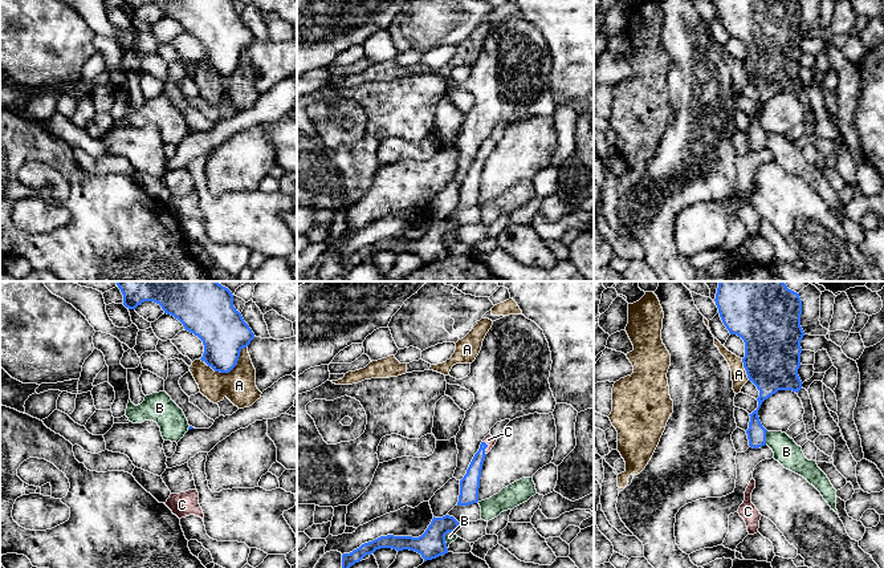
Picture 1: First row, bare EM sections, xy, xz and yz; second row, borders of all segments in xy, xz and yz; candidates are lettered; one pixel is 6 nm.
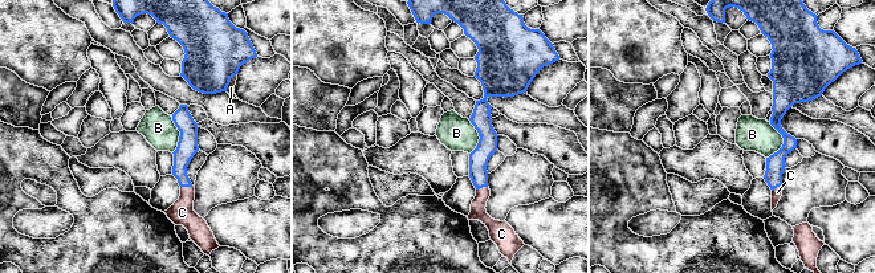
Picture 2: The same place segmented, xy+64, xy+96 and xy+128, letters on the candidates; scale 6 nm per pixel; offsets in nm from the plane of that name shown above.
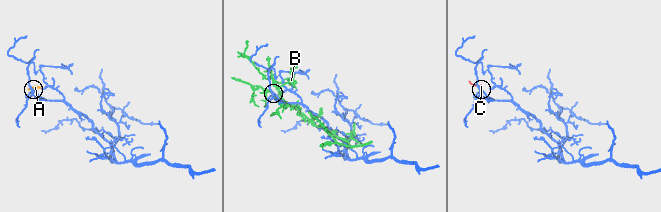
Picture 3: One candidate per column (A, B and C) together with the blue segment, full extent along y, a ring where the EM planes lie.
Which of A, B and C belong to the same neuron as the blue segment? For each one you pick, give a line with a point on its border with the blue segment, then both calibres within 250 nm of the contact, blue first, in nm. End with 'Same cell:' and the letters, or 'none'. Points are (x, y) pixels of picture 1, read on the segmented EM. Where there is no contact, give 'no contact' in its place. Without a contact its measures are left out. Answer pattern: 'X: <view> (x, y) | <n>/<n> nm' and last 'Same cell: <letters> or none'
C: xz (487, 446) | 110/60 nm
Same cell: C

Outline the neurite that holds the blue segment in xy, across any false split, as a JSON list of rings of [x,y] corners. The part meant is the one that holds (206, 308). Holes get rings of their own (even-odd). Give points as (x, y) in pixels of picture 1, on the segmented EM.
[[[115,281],[123,295],[123,305],[135,309],[144,301],[154,301],[164,313],[178,319],[186,330],[197,336],[204,345],[200,358],[215,372],[229,373],[240,352],[254,338],[254,333],[233,307],[232,292],[217,281]]]

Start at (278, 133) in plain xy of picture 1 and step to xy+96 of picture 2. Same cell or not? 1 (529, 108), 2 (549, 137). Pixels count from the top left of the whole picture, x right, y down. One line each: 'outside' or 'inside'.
1: outside
2: inside

